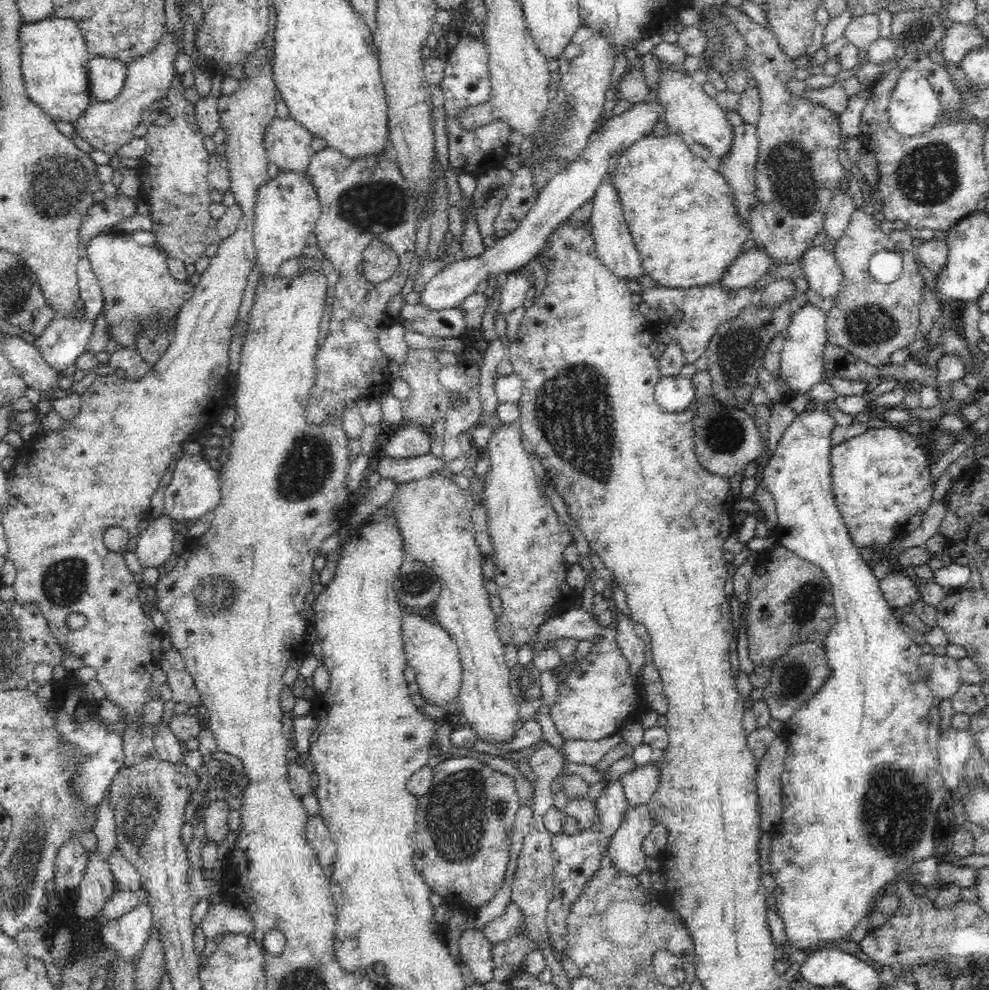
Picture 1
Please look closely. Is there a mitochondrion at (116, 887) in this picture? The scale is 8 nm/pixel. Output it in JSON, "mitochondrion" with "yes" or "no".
{"mitochondrion":"no"}

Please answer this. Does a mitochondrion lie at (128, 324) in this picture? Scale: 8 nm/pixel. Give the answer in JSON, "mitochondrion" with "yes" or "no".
{"mitochondrion":"yes"}

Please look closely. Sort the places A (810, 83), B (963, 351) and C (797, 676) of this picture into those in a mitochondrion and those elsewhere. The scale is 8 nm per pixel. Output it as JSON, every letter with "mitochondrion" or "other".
{"A":"other","B":"other","C":"mitochondrion"}

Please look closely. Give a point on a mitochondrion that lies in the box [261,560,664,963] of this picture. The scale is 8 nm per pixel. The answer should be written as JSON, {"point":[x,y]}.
{"point":[459,812]}

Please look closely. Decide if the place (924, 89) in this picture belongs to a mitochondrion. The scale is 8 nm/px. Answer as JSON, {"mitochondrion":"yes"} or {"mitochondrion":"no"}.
{"mitochondrion":"no"}

